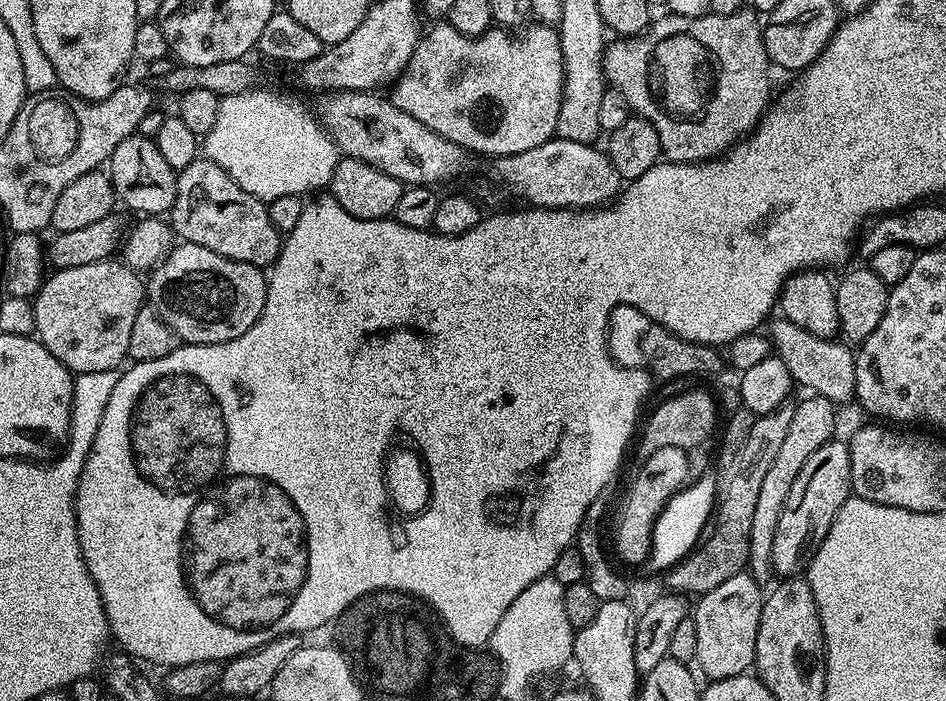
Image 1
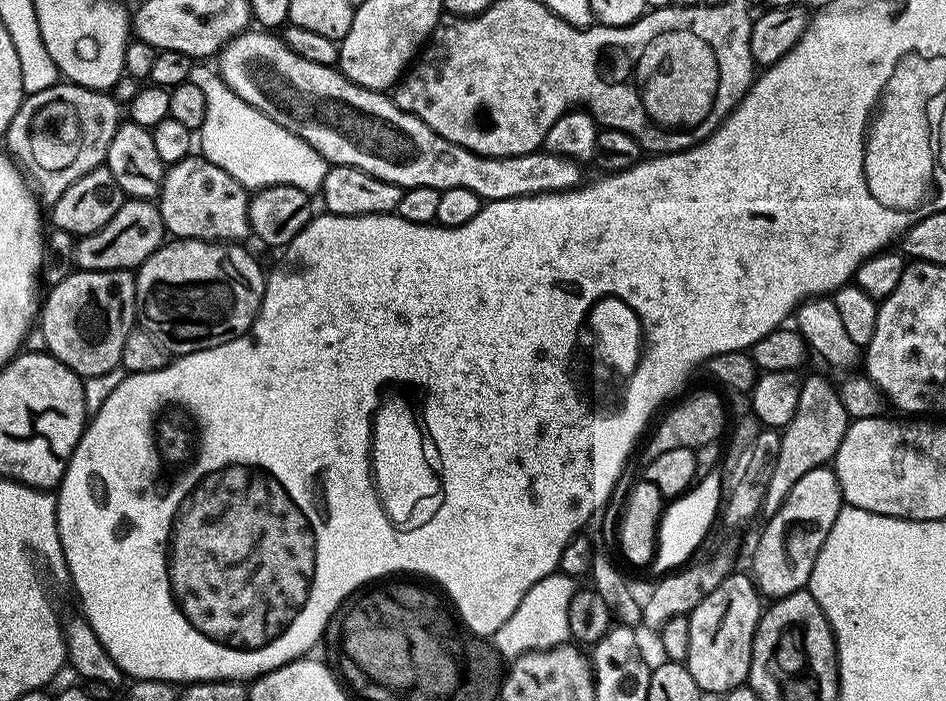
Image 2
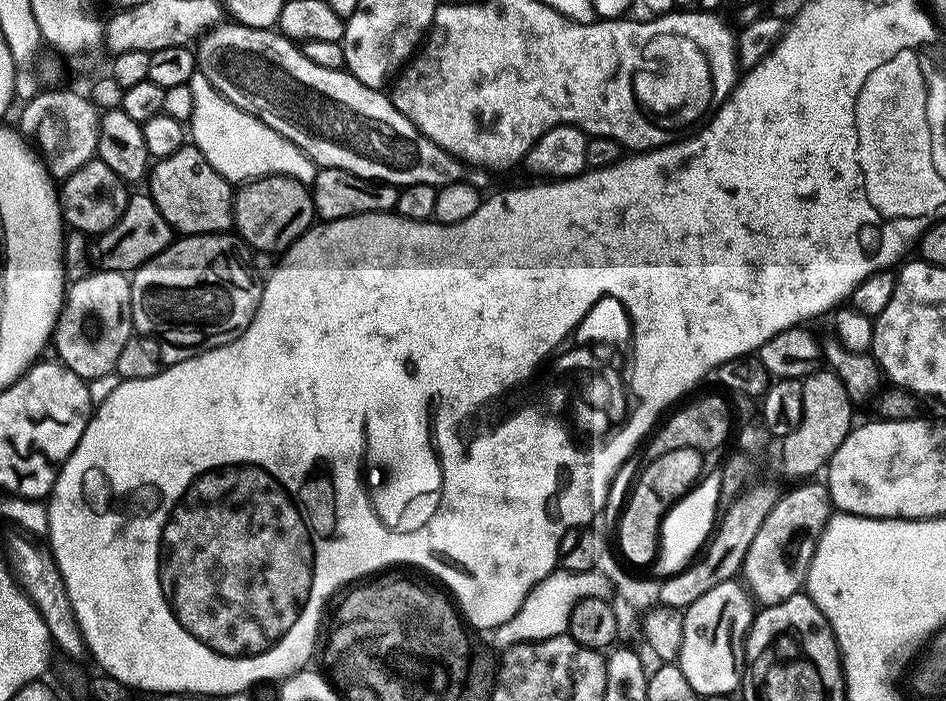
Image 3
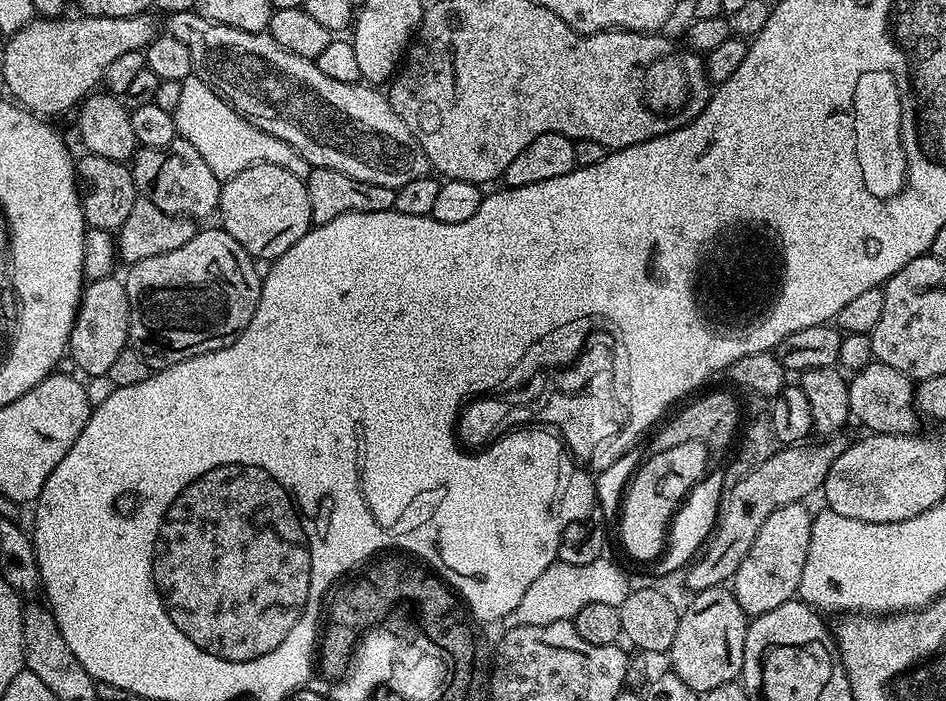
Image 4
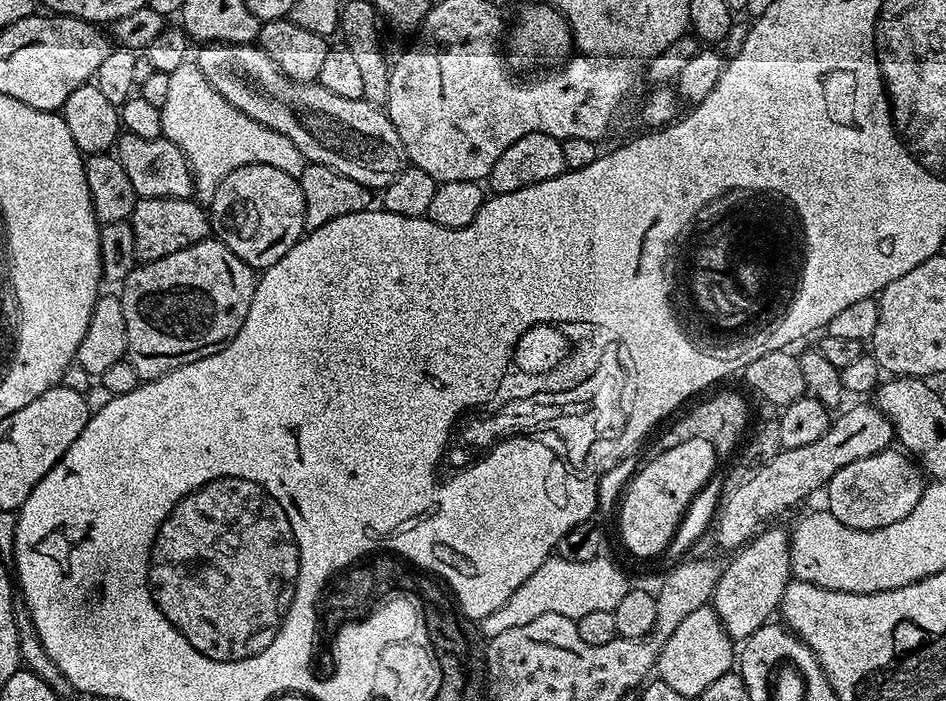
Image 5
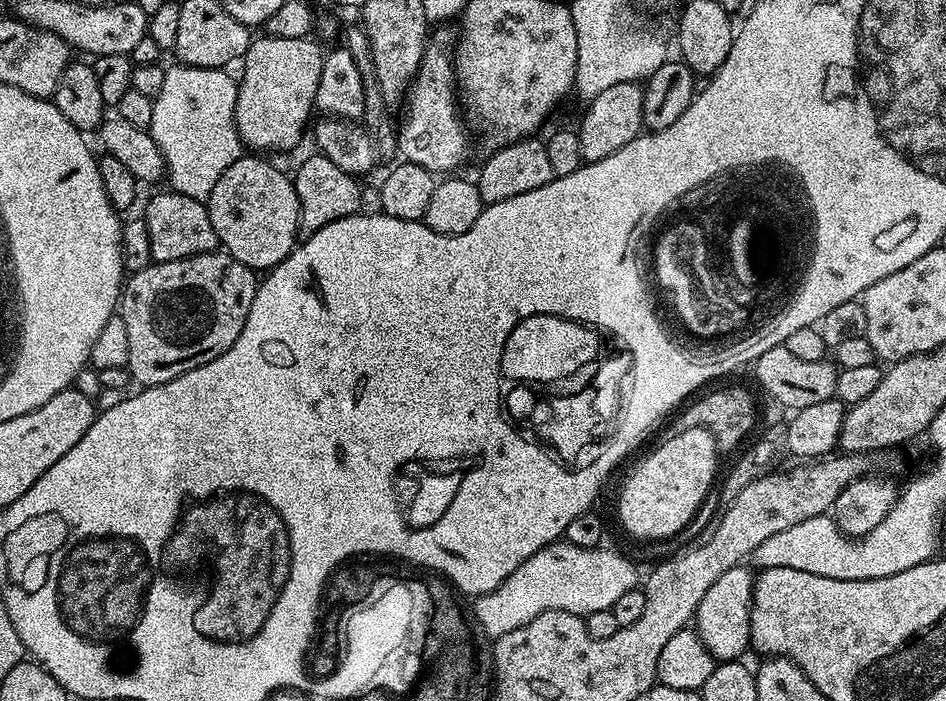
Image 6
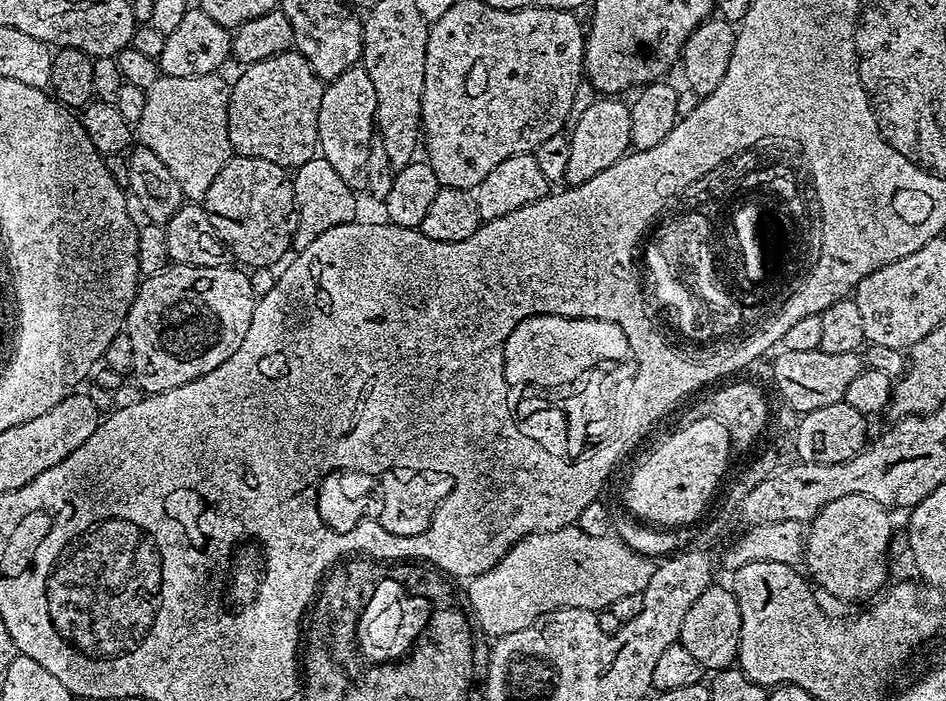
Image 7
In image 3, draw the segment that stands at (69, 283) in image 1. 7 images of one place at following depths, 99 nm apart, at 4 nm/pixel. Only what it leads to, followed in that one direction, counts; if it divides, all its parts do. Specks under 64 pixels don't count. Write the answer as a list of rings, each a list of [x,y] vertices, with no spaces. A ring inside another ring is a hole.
[[[93,270],[86,278],[67,285],[64,307],[56,321],[54,348],[59,363],[87,382],[116,371],[118,354],[134,334],[132,326],[132,281],[123,272]]]

